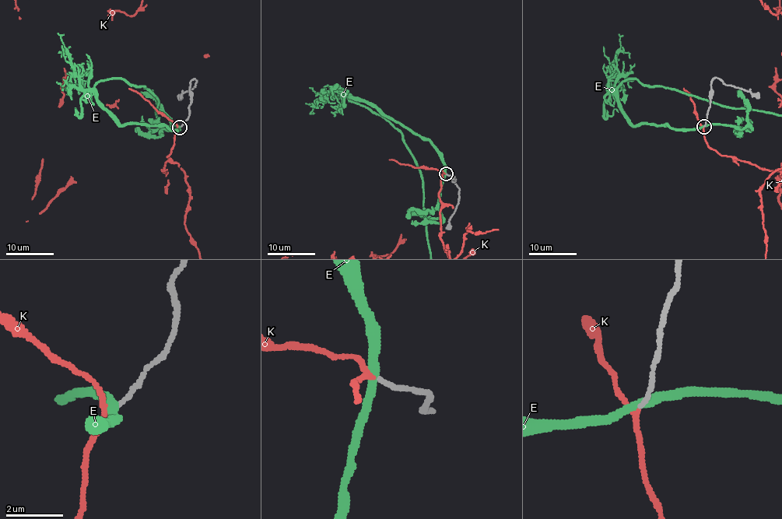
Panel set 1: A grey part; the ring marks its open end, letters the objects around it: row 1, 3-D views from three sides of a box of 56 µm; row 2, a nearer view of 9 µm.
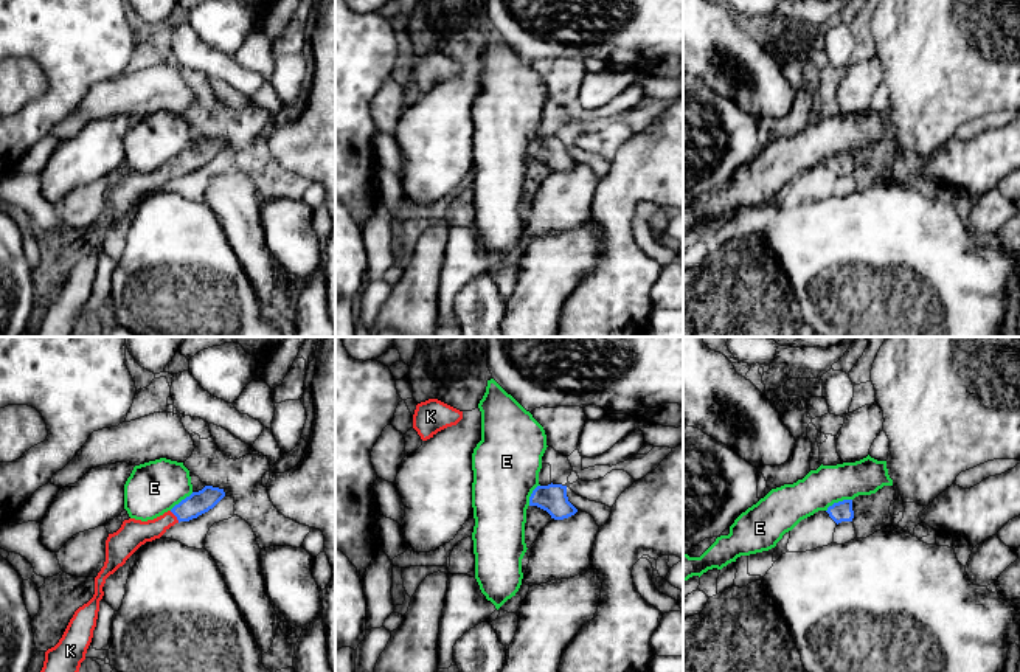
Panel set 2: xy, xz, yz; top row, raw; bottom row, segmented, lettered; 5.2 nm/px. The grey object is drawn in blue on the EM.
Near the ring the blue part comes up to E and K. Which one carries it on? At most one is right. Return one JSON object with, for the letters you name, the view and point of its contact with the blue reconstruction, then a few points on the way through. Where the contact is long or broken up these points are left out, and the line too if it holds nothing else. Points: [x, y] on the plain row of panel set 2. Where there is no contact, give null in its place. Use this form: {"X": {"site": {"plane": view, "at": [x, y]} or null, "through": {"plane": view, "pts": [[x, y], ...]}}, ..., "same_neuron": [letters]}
{"K": {"site": {"plane": "xy", "at": [176, 168]}, "through": {"plane": "xy", "pts": [[197, 155], [176, 168], [152, 182], [132, 187]]}}, "same_neuron": ["K"]}

